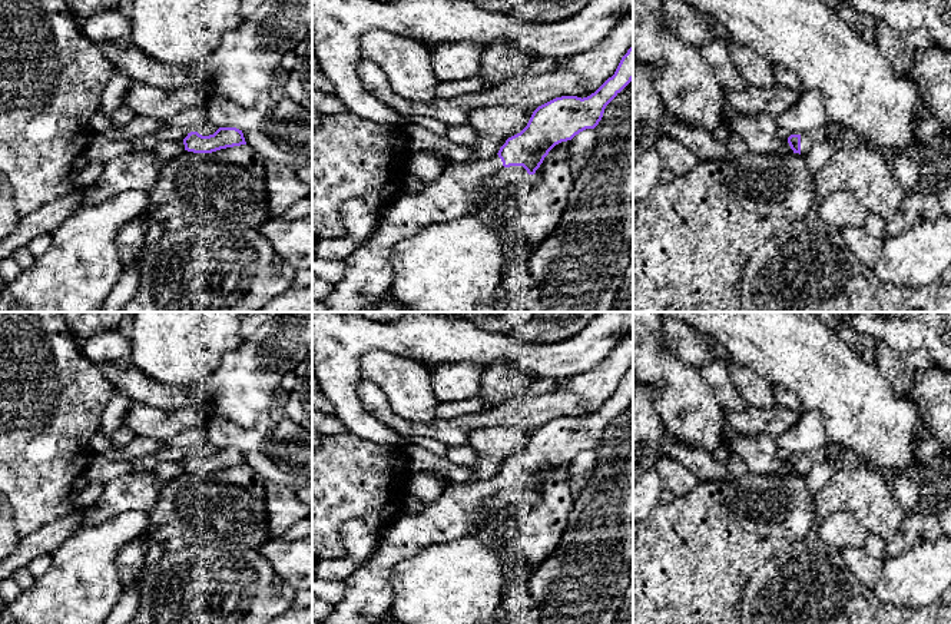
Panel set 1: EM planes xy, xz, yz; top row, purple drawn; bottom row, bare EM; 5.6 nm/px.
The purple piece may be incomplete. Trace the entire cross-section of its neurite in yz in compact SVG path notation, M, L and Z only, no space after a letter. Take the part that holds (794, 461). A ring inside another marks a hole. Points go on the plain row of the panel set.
M811 454L791 455L788 458L788 464L793 471L793 474L805 477L816 459L818 455L811 455Z

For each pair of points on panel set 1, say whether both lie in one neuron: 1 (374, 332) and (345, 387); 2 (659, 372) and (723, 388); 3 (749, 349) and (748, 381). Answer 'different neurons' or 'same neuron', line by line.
1: same neuron
2: different neurons
3: different neurons

